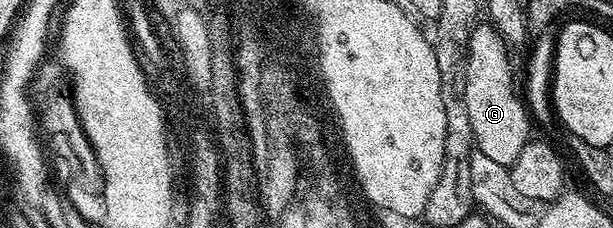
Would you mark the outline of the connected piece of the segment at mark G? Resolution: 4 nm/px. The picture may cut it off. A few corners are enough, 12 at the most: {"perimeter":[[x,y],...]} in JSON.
{"perimeter":[[491,25],[468,38],[475,150],[511,168],[530,141],[510,52]]}

